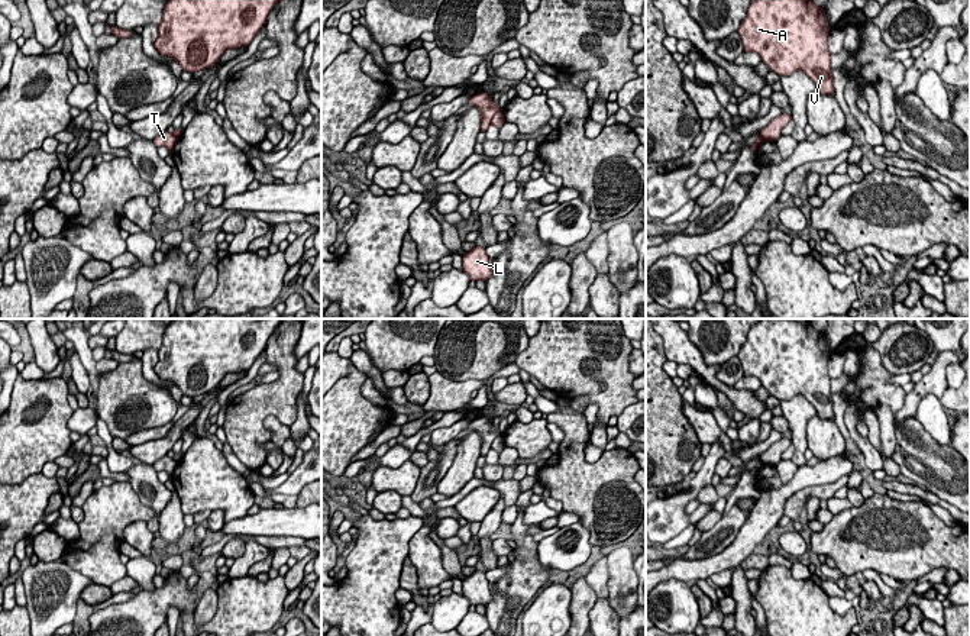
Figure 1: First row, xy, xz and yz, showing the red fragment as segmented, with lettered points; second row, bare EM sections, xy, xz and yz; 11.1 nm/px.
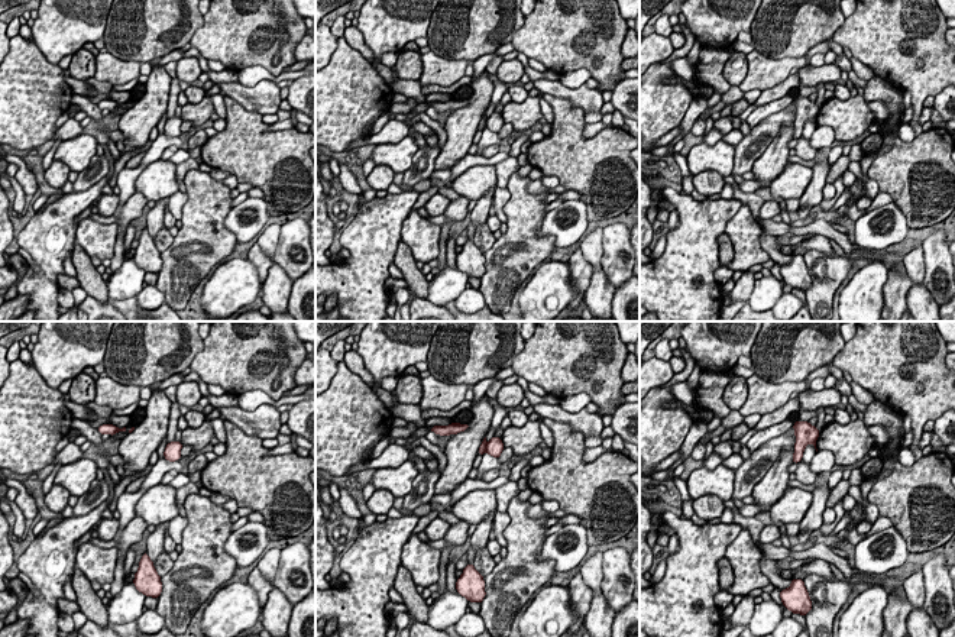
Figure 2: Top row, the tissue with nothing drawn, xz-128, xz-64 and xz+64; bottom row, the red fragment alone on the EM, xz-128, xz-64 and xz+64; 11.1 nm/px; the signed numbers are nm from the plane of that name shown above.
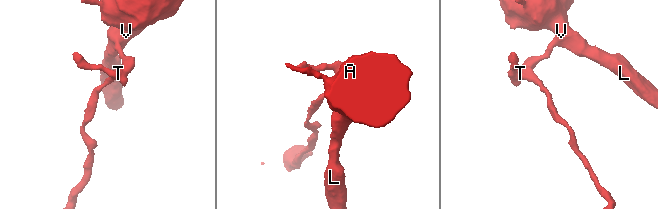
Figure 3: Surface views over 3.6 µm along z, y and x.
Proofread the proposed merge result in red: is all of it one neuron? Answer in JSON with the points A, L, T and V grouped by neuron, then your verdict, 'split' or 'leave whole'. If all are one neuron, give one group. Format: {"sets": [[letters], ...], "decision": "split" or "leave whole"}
{"sets": [["A", "L", "V"], ["T"]], "decision": "split"}

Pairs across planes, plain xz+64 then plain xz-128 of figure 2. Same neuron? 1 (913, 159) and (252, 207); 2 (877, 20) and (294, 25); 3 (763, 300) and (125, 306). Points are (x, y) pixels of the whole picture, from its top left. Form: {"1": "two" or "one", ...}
{"1": "two", "2": "one", "3": "two"}

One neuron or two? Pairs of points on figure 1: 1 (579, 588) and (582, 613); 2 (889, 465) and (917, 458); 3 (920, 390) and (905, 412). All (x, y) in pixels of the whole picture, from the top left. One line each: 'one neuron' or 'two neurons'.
1: one neuron
2: two neurons
3: one neuron

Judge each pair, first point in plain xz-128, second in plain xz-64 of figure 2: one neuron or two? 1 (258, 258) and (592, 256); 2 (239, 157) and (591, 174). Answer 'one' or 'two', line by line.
1: two
2: one

